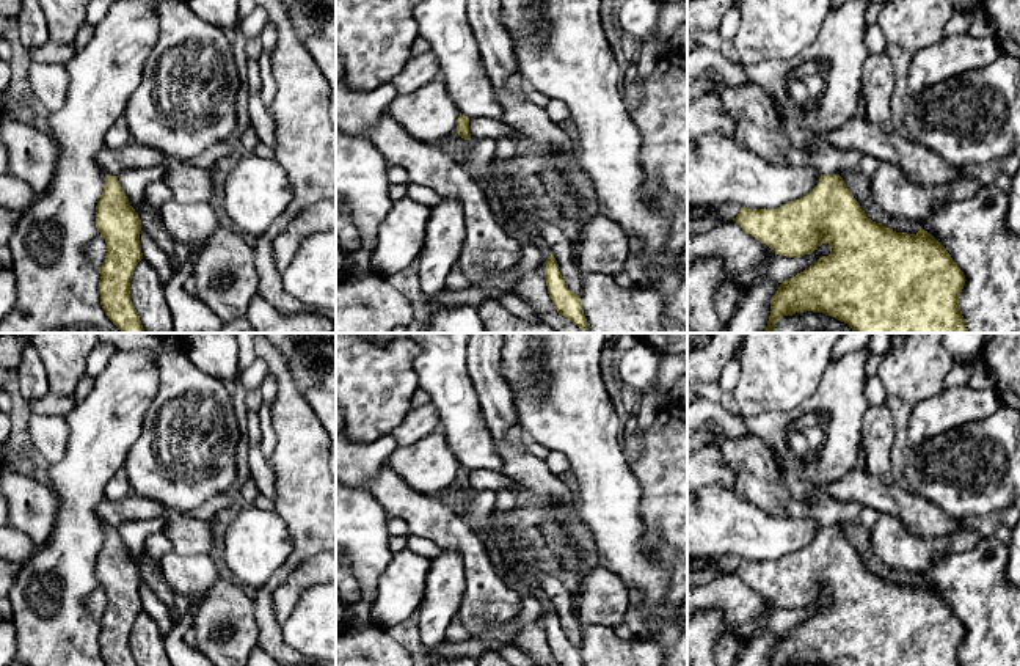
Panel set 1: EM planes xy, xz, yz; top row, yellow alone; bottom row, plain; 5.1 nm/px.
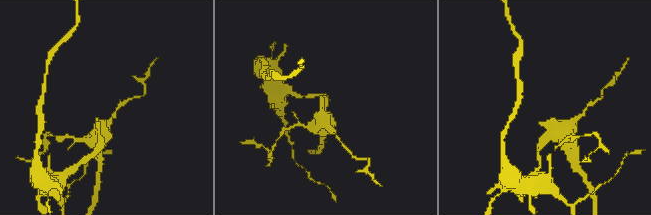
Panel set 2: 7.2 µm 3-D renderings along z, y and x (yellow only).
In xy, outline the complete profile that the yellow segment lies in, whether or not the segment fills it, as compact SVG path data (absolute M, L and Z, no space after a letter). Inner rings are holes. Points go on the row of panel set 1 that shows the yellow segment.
M105 176L96 206L96 228L107 243L107 256L99 267L100 305L122 333L144 333L130 300L130 280L137 264L143 259L141 220L130 206L118 176Z

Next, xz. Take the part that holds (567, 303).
M554 254L545 262L545 281L557 313L577 325L582 331L587 331L588 324L582 309L581 295L573 294L565 284Z

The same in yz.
M821 174L819 184L807 196L777 209L741 207L734 221L778 256L799 258L810 254L822 243L830 245L829 256L819 258L778 286L770 300L770 316L763 333L774 333L774 325L783 316L807 311L829 314L847 324L854 333L970 333L959 305L965 275L946 248L924 229L916 234L896 232L868 218L840 174Z

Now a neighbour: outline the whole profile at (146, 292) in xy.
M141 259L130 280L130 300L148 333L171 333L174 320L165 298L165 286L154 267Z

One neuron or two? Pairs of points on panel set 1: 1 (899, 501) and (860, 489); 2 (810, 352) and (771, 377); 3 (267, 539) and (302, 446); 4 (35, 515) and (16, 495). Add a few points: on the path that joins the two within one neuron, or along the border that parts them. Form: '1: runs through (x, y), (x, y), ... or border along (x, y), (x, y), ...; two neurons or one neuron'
1: runs through (890, 500), (870, 490); one neuron
2: runs through (801, 352), (796, 352), (780, 368); one neuron
3: border along (275, 511), (286, 526), (291, 548); two neurons
4: runs through (30, 511), (21, 500); one neuron

